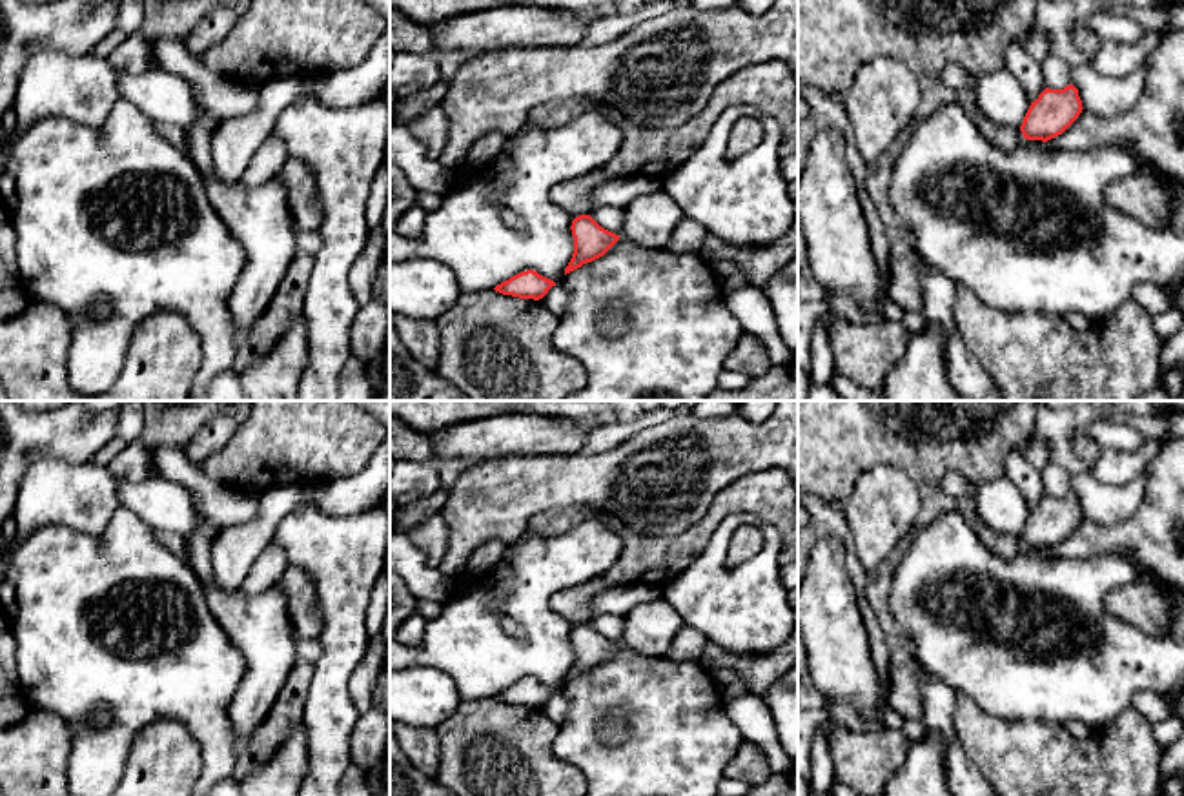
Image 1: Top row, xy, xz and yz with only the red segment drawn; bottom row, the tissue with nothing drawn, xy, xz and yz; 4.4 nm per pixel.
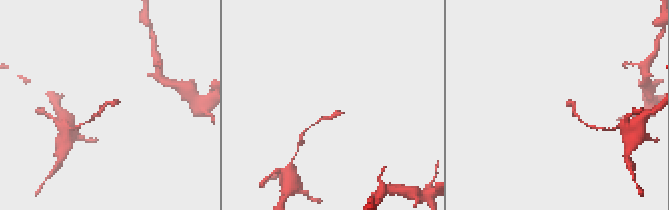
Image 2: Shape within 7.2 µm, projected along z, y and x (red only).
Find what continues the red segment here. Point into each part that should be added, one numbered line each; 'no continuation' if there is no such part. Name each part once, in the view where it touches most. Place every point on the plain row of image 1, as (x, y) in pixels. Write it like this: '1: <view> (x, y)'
no continuation

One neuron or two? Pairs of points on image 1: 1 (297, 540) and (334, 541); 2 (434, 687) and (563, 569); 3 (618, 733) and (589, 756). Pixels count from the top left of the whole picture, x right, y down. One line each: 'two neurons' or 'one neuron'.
1: one neuron
2: two neurons
3: two neurons

